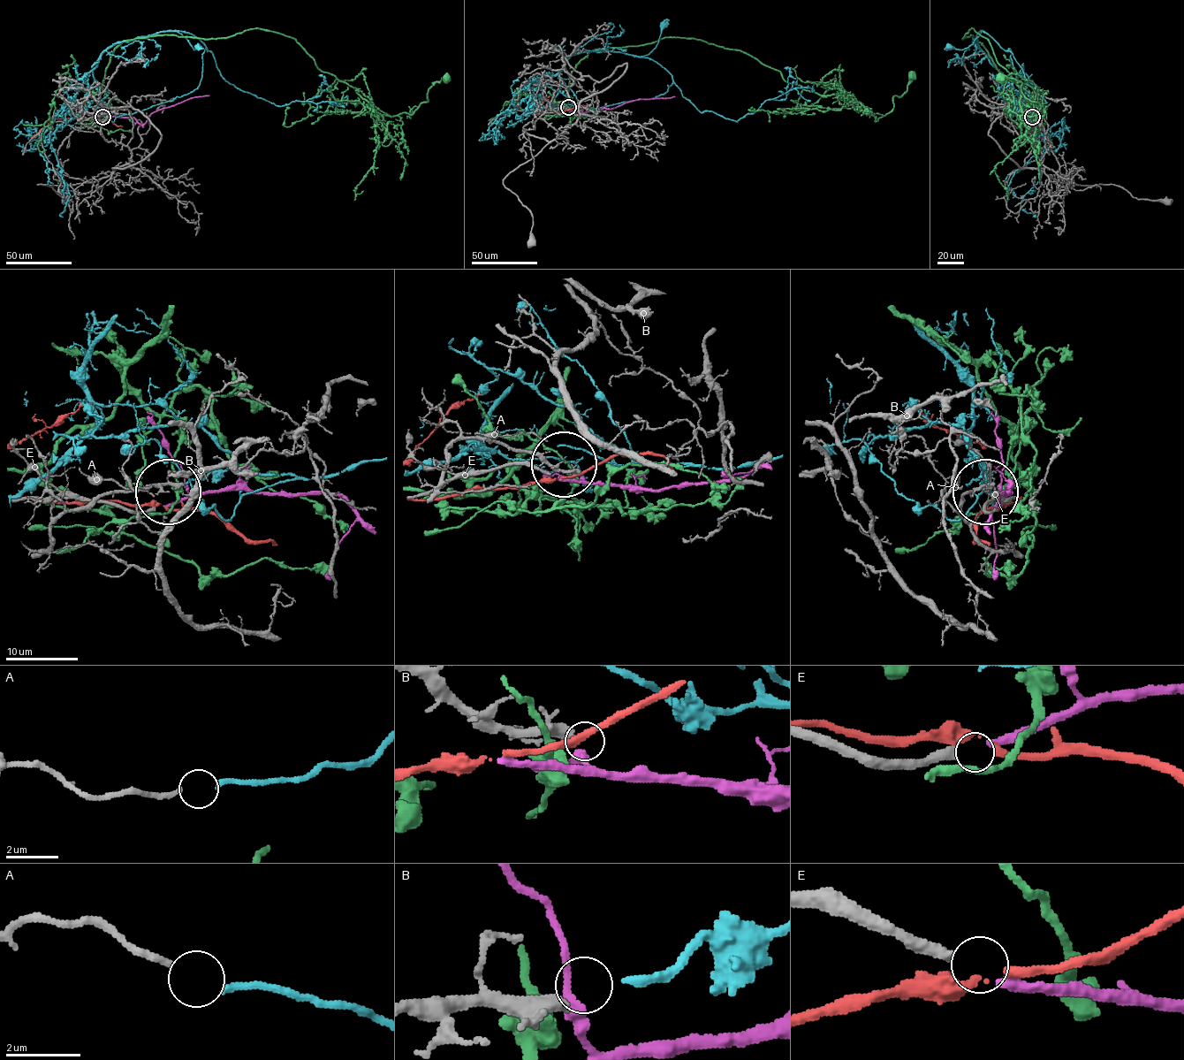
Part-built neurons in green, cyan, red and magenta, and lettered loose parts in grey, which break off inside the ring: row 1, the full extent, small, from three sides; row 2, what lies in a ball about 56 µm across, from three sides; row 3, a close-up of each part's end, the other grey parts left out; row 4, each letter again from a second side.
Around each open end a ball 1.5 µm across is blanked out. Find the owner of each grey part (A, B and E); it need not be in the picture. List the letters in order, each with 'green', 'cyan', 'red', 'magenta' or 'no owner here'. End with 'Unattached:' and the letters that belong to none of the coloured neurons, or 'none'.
A: cyan
B: no owner here
E: magenta
Unattached: B

